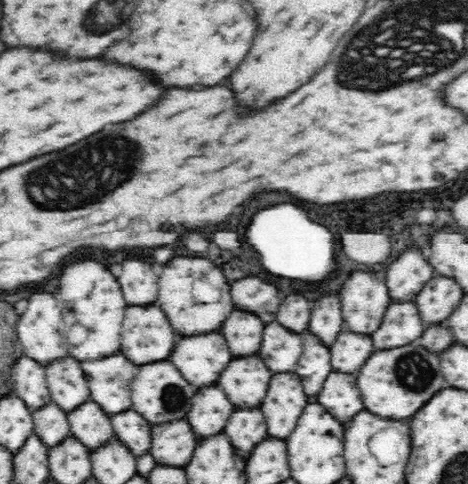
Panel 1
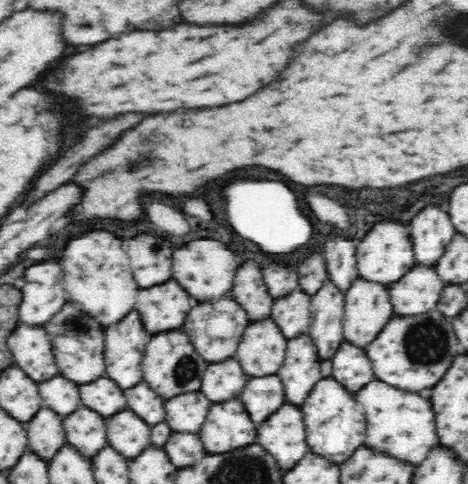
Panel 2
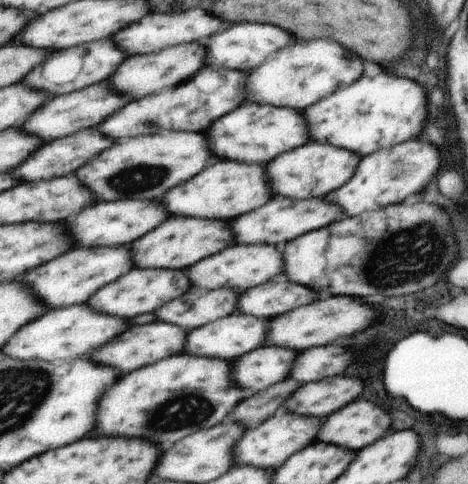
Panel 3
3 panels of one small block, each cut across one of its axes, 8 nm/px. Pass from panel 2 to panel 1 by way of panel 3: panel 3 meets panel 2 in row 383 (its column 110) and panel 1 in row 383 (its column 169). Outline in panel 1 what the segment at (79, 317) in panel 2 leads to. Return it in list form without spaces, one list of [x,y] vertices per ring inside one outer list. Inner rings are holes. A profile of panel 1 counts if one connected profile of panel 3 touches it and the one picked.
[[[72,356],[46,364],[46,378],[52,402],[60,404],[60,408],[64,408],[66,412],[76,410],[76,406],[92,400],[88,380],[82,370],[84,368],[80,366],[80,362]]]

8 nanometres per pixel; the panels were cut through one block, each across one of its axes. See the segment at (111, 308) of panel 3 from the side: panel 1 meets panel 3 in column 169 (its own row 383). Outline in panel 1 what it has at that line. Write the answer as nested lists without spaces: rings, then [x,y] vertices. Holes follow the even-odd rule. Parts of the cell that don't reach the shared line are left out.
[[[294,372],[274,374],[268,394],[262,402],[262,412],[268,422],[270,436],[290,436],[296,428],[296,420],[308,404],[308,394],[302,388],[300,376]]]

